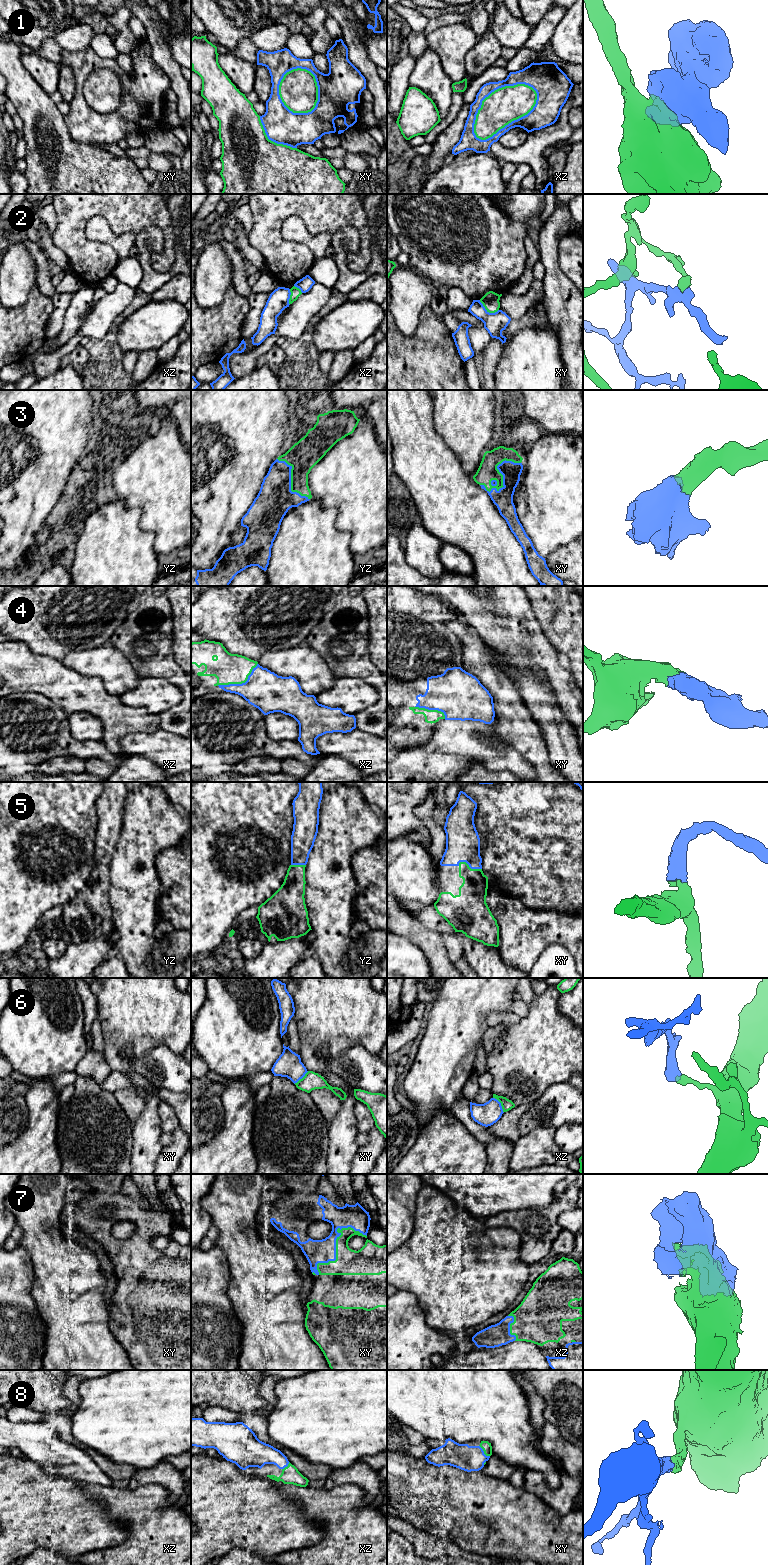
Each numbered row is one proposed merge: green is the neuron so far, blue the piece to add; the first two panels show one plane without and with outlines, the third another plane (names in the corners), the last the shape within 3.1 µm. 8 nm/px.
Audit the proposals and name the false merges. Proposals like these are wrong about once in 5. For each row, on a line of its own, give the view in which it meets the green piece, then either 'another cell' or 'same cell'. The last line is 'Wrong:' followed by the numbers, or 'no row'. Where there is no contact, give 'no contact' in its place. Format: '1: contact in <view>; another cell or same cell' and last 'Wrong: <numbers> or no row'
1: contact in xz; another cell
2: contact in xy; another cell
3: contact in xy; same cell
4: contact in xz; same cell
5: contact in xy; same cell
6: contact in xz; another cell
7: contact in xy; same cell
8: contact in xy; same cell
Wrong: 1, 2, 6

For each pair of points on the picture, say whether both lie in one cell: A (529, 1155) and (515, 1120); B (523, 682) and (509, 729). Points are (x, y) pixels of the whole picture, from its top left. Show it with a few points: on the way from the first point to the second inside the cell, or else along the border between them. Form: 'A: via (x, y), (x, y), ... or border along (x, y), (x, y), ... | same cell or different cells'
A: via (529, 1146), (529, 1134), (524, 1129) | same cell
B: border along (506, 675), (514, 683), (521, 701), (531, 715) | different cells

